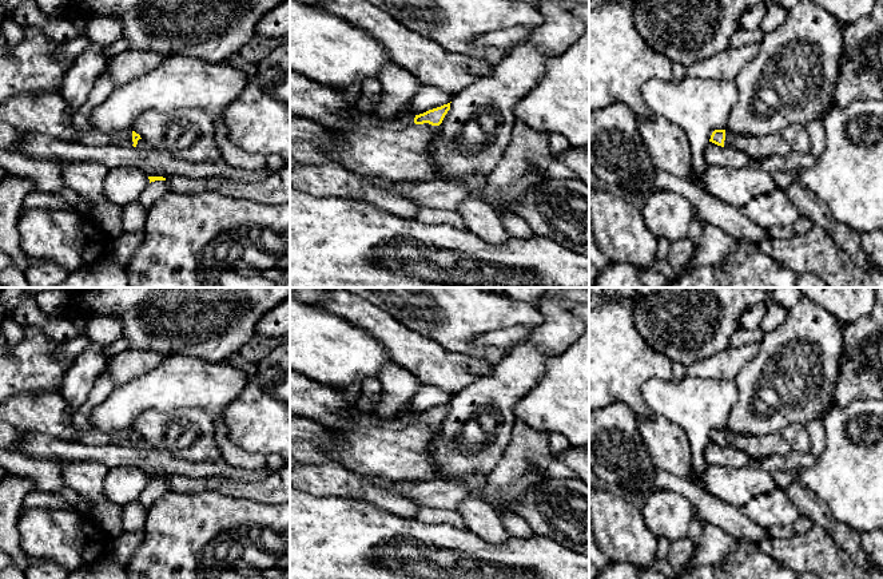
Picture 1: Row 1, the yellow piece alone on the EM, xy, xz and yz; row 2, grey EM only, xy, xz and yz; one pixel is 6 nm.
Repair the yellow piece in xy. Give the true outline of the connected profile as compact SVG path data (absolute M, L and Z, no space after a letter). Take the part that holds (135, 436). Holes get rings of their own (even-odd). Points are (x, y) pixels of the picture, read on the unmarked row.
M114 429L110 432L112 433L112 441L115 441L116 439L130 439L134 441L132 444L134 447L138 447L138 448L146 447L146 443L140 437L140 435L132 429Z

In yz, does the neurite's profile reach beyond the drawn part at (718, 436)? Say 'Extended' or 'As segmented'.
Extended

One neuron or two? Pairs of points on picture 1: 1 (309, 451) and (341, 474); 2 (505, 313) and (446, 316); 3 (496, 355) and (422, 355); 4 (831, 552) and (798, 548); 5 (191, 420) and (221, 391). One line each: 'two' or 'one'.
1: two
2: one
3: two
4: one
5: two

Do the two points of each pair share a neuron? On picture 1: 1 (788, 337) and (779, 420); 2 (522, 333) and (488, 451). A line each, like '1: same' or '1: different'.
1: same
2: different

